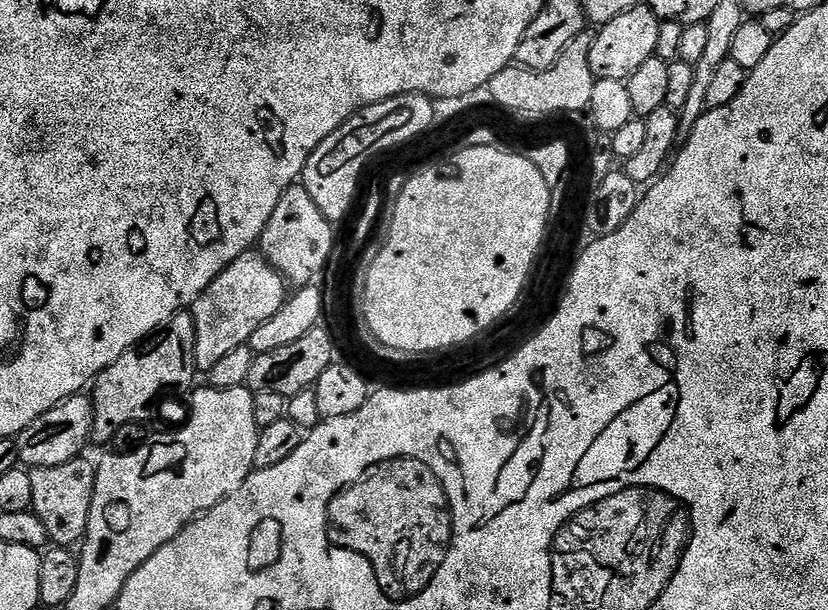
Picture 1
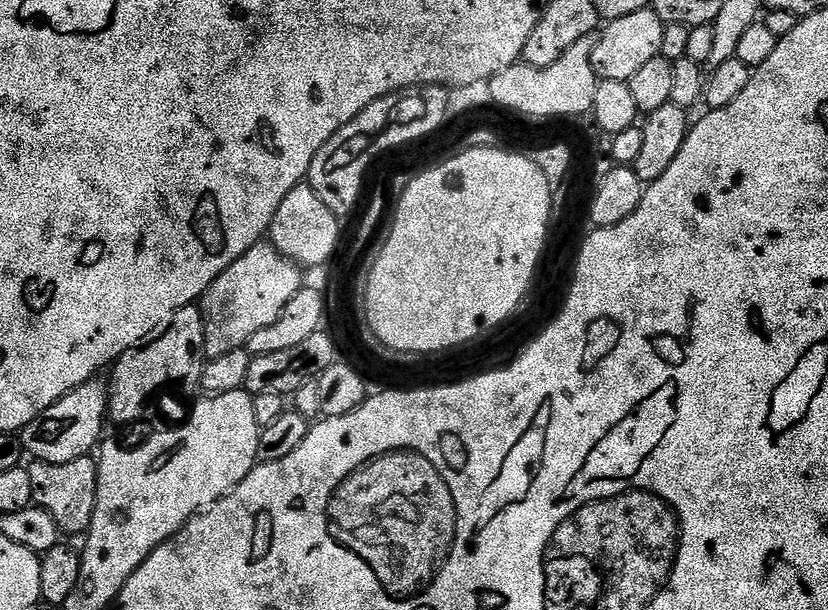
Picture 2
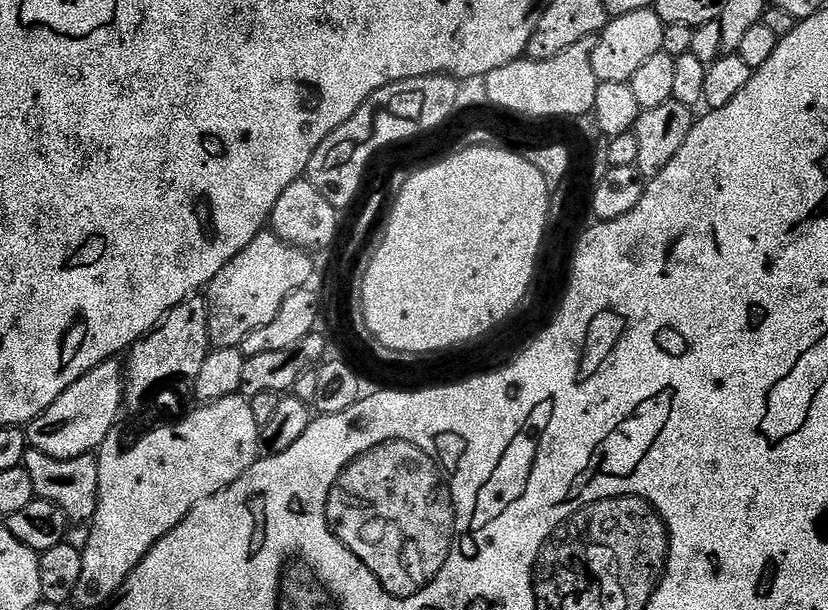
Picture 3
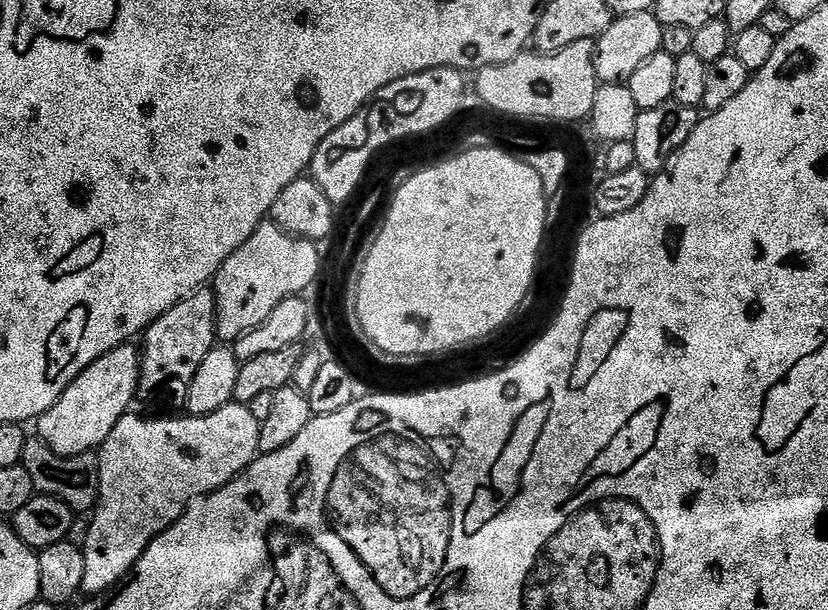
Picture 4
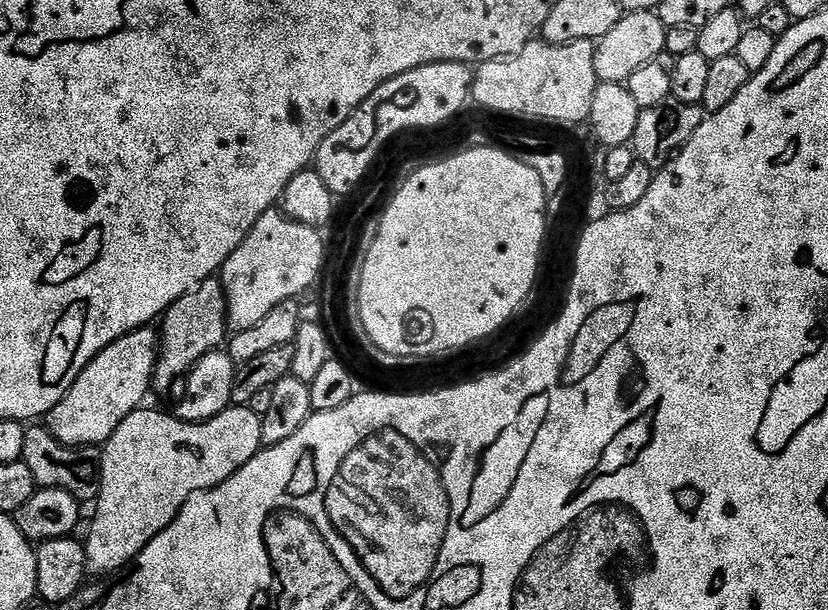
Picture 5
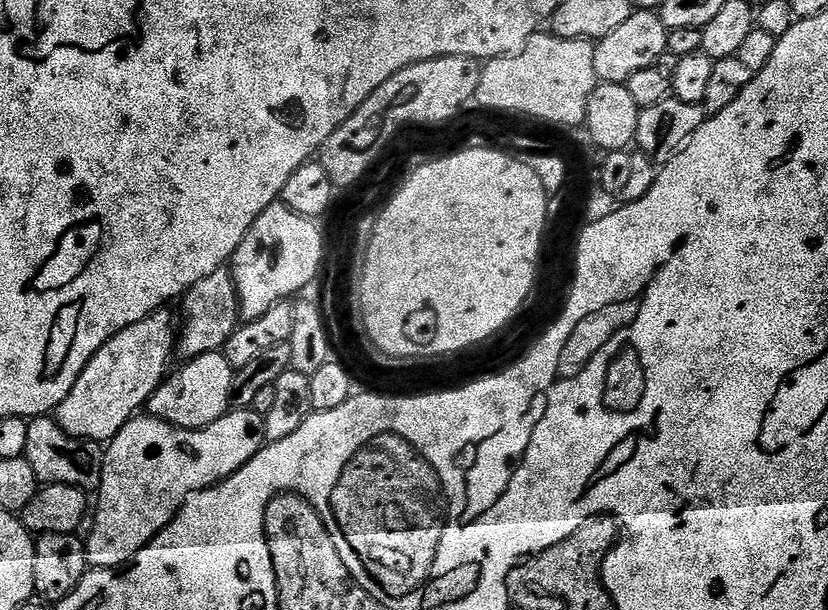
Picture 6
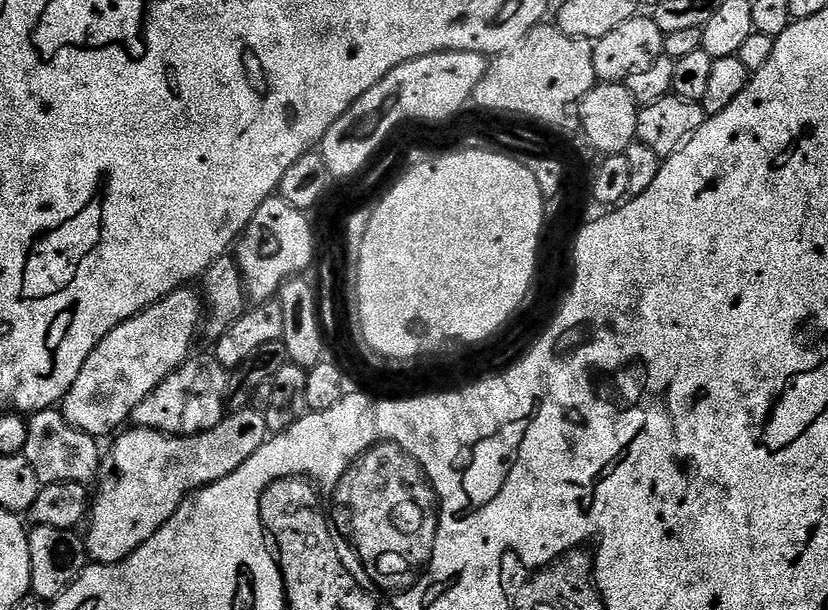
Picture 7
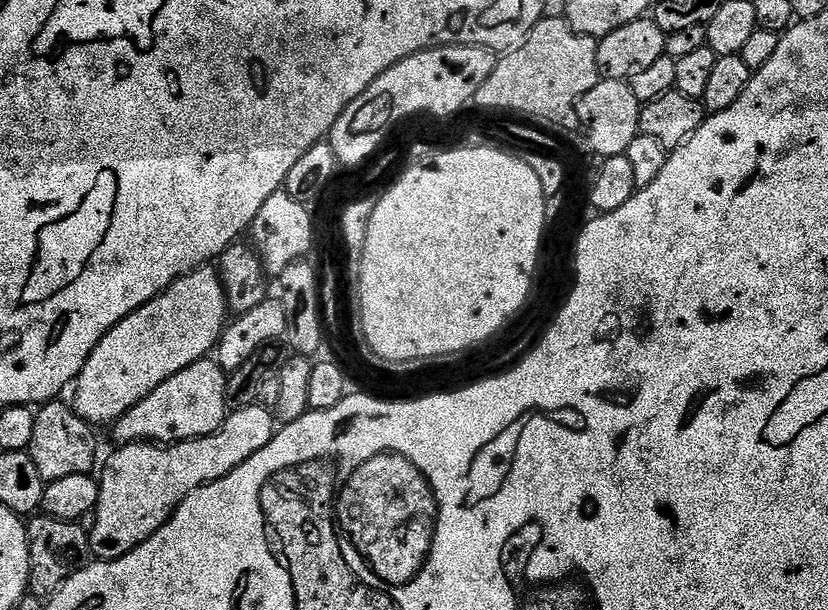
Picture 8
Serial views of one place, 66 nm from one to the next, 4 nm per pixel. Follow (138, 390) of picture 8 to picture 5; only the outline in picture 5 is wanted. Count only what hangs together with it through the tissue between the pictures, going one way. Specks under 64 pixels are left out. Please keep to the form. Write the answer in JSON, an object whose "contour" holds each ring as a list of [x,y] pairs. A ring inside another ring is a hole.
{"contour":[[[152,326],[140,328],[137,332],[110,342],[110,346],[106,346],[106,350],[102,350],[84,367],[82,374],[78,374],[70,390],[66,390],[62,402],[58,402],[58,406],[48,412],[48,432],[54,434],[58,442],[71,448],[104,445],[114,430],[118,430],[120,423],[150,396],[152,375],[161,343],[157,329]]]}

